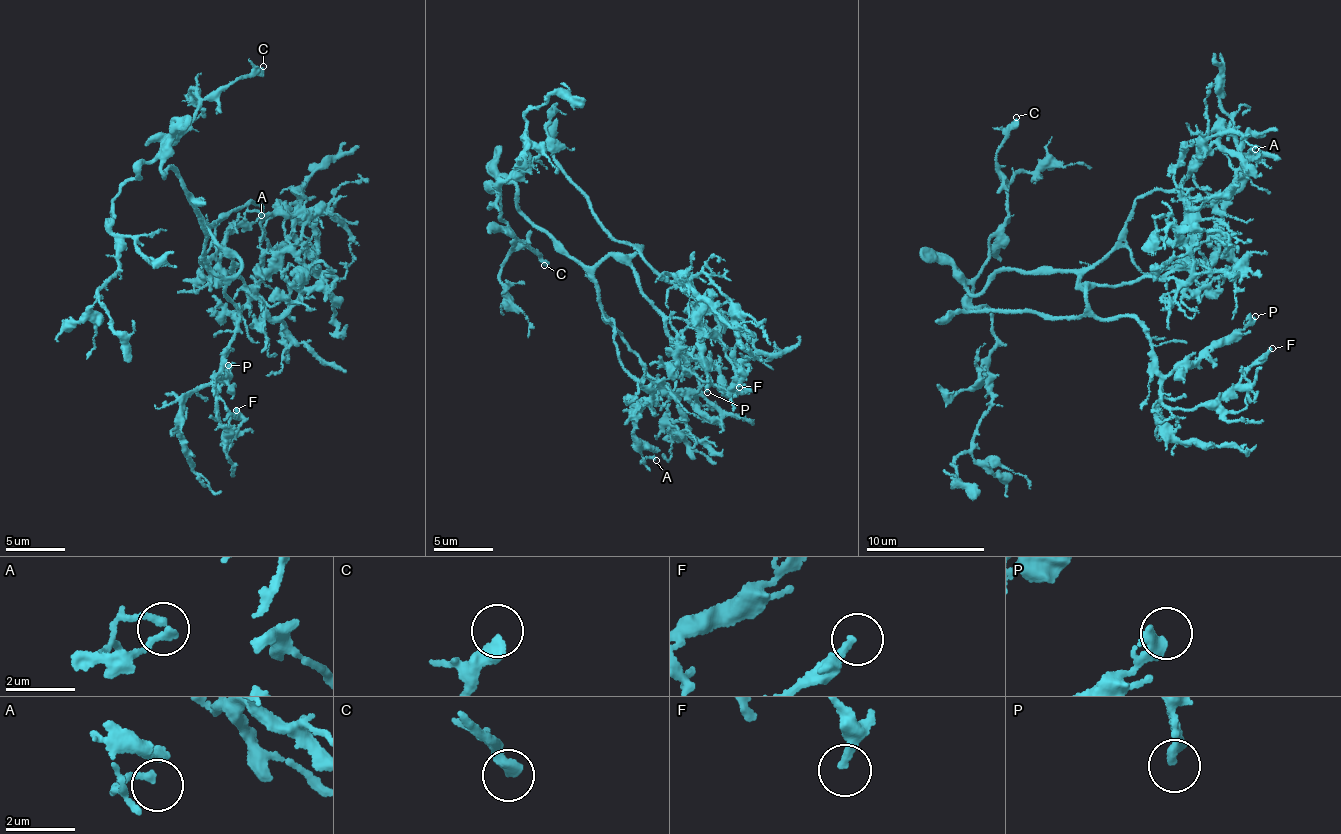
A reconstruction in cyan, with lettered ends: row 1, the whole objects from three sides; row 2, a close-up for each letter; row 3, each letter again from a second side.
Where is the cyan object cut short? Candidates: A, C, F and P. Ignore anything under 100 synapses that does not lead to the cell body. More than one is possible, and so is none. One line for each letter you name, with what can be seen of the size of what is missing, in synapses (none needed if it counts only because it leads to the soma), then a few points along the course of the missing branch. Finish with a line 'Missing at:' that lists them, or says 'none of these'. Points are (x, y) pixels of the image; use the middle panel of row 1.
Missing at: none of these

